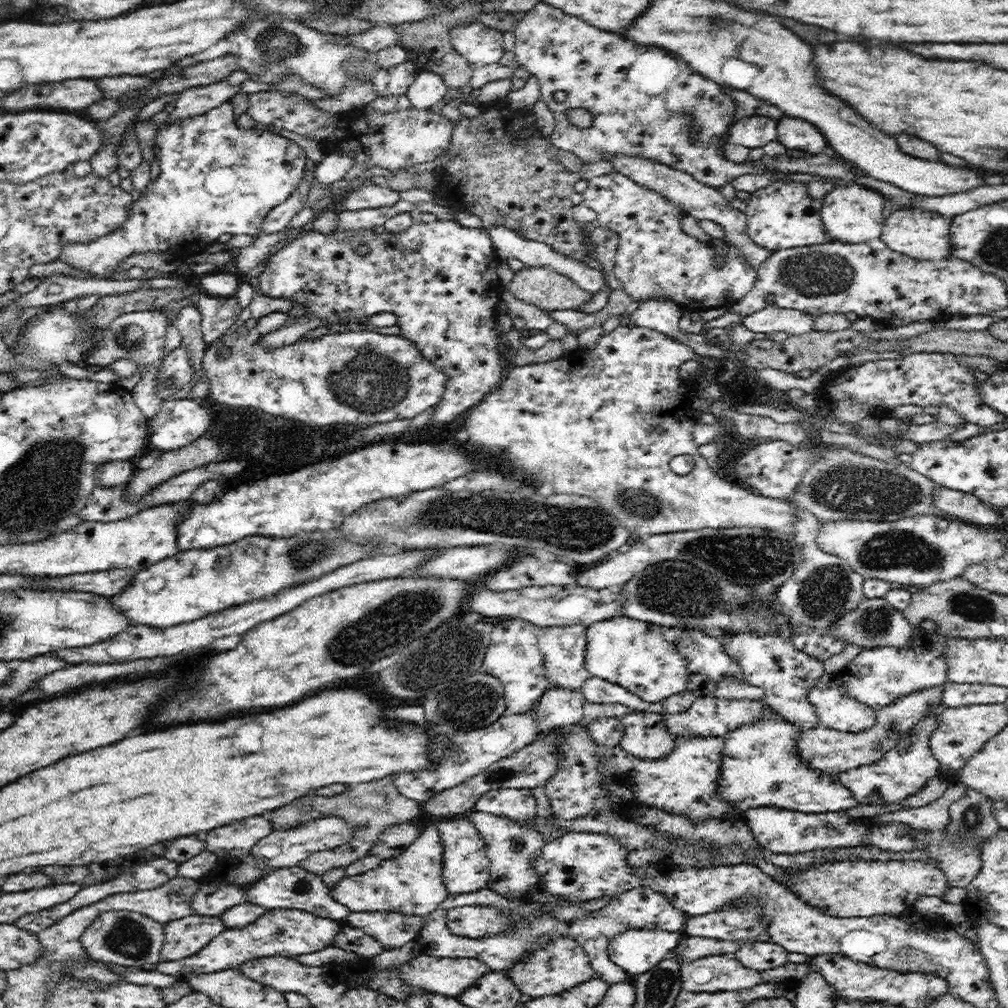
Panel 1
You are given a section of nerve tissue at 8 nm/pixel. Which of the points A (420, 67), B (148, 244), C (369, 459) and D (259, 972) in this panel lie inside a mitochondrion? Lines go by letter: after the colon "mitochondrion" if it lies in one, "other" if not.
A: other
B: other
C: other
D: other

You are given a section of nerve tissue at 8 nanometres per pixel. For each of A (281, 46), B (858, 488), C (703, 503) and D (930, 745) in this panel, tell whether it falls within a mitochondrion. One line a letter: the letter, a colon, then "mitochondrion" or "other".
A: mitochondrion
B: mitochondrion
C: other
D: other

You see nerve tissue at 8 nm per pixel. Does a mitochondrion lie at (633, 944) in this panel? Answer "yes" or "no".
no

